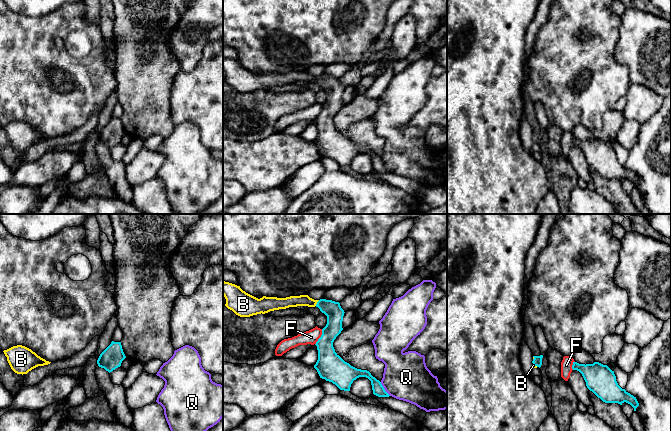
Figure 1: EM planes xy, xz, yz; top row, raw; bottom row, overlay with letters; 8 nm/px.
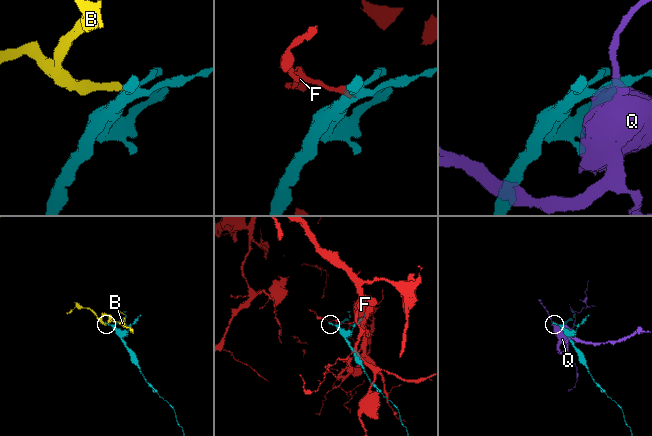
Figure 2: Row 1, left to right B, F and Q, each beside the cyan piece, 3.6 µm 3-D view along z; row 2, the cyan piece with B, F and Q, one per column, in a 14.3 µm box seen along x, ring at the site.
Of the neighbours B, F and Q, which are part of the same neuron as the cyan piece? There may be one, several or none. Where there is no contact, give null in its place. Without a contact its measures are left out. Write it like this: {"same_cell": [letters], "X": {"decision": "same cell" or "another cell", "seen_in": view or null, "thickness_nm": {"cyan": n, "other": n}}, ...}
{"same_cell": ["B"], "B": {"decision": "same cell", "seen_in": "xz", "thickness_nm": {"cyan": 140, "other": 100}}, "F": {"decision": "another cell", "seen_in": "xz", "thickness_nm": {"cyan": 220, "other": 110}}, "Q": {"decision": "another cell", "seen_in": "xz", "thickness_nm": {"cyan": 90, "other": 380}}}

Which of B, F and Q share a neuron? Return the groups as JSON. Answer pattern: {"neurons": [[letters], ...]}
{"neurons": [["B"], ["F"], ["Q"]]}

